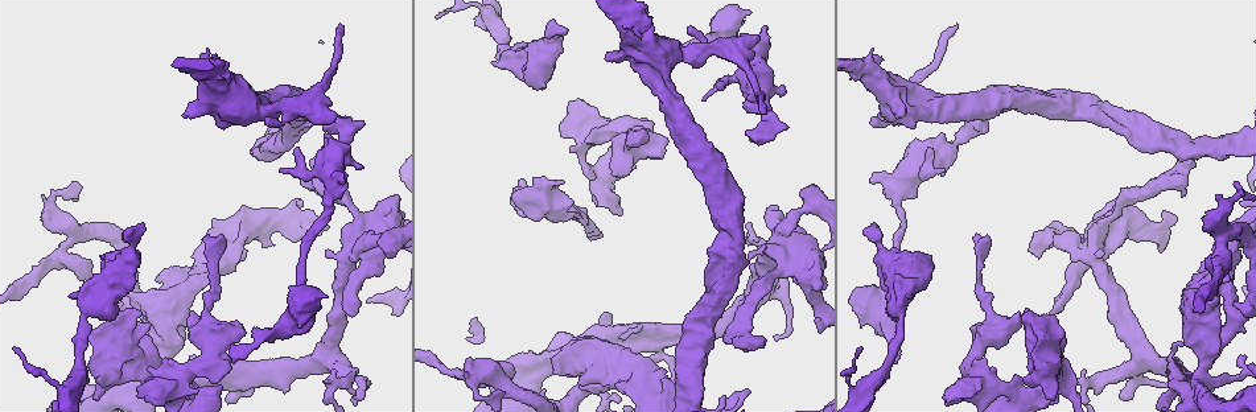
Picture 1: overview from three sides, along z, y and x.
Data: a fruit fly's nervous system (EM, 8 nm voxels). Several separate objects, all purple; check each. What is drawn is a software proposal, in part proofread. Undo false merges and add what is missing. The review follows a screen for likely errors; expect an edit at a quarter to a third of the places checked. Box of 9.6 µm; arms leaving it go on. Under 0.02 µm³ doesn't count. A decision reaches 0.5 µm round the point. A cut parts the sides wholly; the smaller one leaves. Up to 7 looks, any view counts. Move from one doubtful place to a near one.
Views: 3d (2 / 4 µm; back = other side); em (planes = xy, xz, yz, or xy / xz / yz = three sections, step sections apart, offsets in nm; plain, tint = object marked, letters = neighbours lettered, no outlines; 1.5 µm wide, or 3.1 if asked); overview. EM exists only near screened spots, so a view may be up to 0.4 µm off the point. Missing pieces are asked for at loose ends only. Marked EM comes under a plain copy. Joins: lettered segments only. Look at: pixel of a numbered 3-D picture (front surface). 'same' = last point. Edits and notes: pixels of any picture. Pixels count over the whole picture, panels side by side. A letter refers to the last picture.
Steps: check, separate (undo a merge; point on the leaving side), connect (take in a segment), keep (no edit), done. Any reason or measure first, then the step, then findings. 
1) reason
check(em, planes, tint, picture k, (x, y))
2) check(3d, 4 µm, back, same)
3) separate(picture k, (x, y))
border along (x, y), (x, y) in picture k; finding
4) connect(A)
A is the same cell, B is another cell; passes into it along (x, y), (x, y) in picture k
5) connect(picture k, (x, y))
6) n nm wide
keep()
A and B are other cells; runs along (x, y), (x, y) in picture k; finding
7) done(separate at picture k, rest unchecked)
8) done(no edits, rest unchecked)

an open end
check(em, yz, step 8, letters, picture 1, (141, 227))

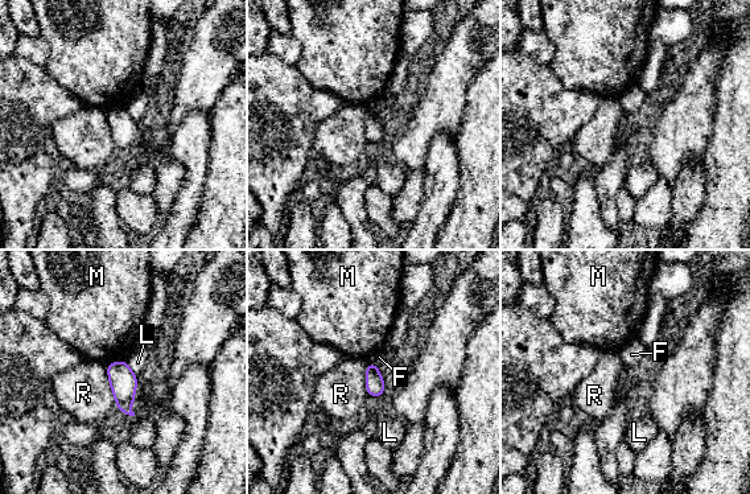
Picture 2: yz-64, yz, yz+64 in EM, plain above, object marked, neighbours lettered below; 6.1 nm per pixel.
keep()
F, L, M and R are other cells; no lettered segment goes on from it

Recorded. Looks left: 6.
free end
check(3d, 2 µm, picture 1, (895, 360))

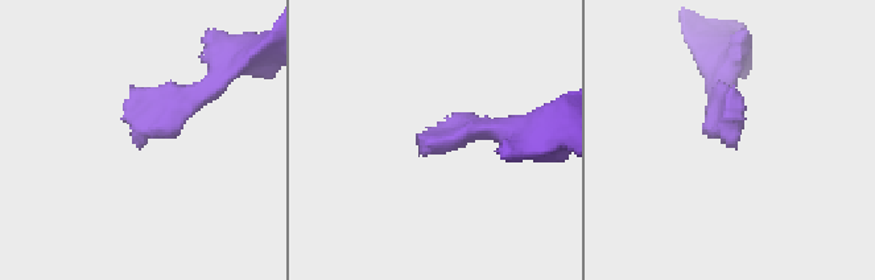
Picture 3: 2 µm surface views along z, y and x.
now the EM
check(em, planes, letters, picture 3, (429, 143))

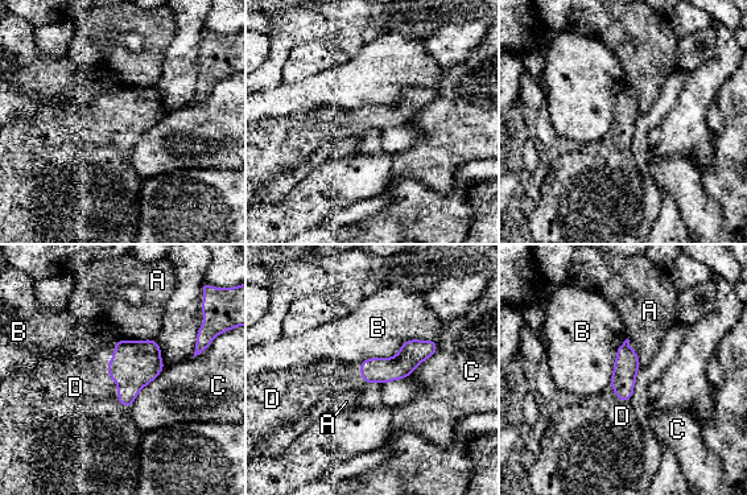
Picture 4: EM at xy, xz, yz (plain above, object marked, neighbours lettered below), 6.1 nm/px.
connect(D)
D is the same cell, A, B and C are other cells; passes into it along (135, 363), (110, 376), (75, 387) in picture 4; it goes on there

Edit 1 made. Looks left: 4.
done(connect at picture 4, rest unchecked)

